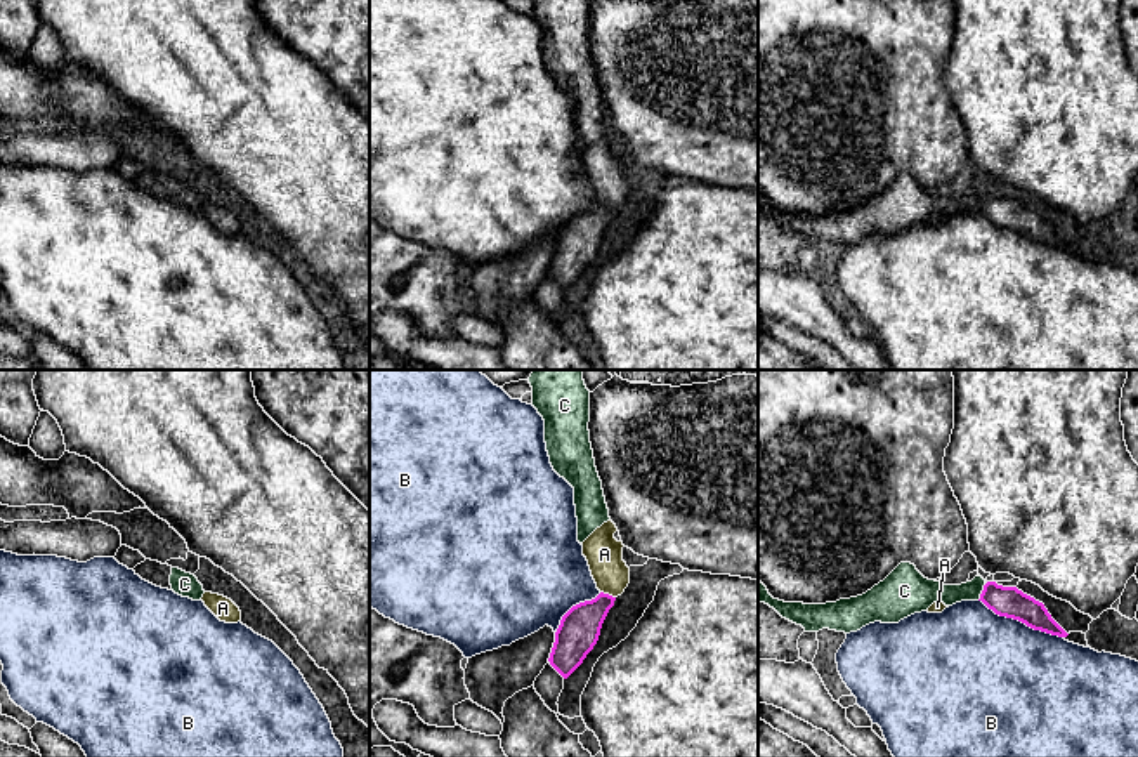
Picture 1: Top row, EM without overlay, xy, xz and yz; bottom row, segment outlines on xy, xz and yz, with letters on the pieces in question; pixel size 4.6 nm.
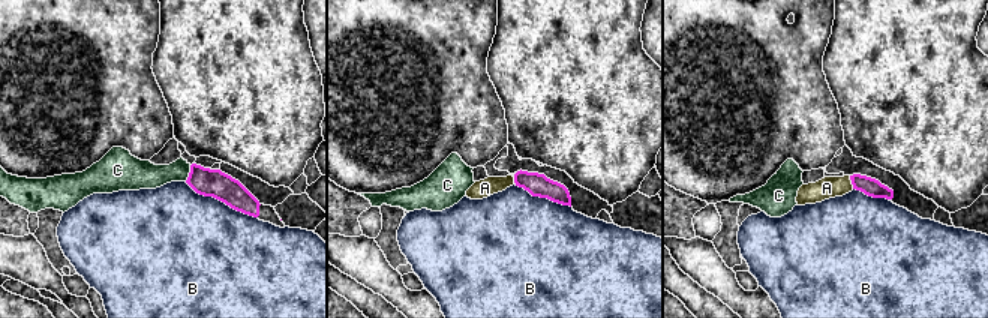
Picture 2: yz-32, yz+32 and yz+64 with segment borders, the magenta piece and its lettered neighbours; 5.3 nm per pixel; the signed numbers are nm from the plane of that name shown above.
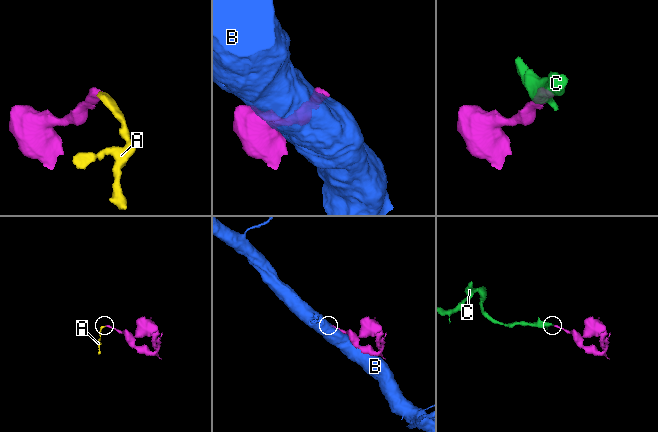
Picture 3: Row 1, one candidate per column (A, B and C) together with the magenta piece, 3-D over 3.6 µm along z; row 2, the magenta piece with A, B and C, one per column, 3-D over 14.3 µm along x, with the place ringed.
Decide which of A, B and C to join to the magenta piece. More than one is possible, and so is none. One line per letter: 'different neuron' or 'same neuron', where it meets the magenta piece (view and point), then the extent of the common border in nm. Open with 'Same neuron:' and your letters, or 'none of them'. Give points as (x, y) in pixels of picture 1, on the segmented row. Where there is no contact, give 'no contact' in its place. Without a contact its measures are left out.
Same neuron: A
A: same neuron; meets magenta in xz at (608, 594); contact 80 nm long
B: different neuron; meets magenta in yz at (1020, 620); contact 440 nm long
C: different neuron; meets magenta in yz at (982, 592); contact 90 nm long

